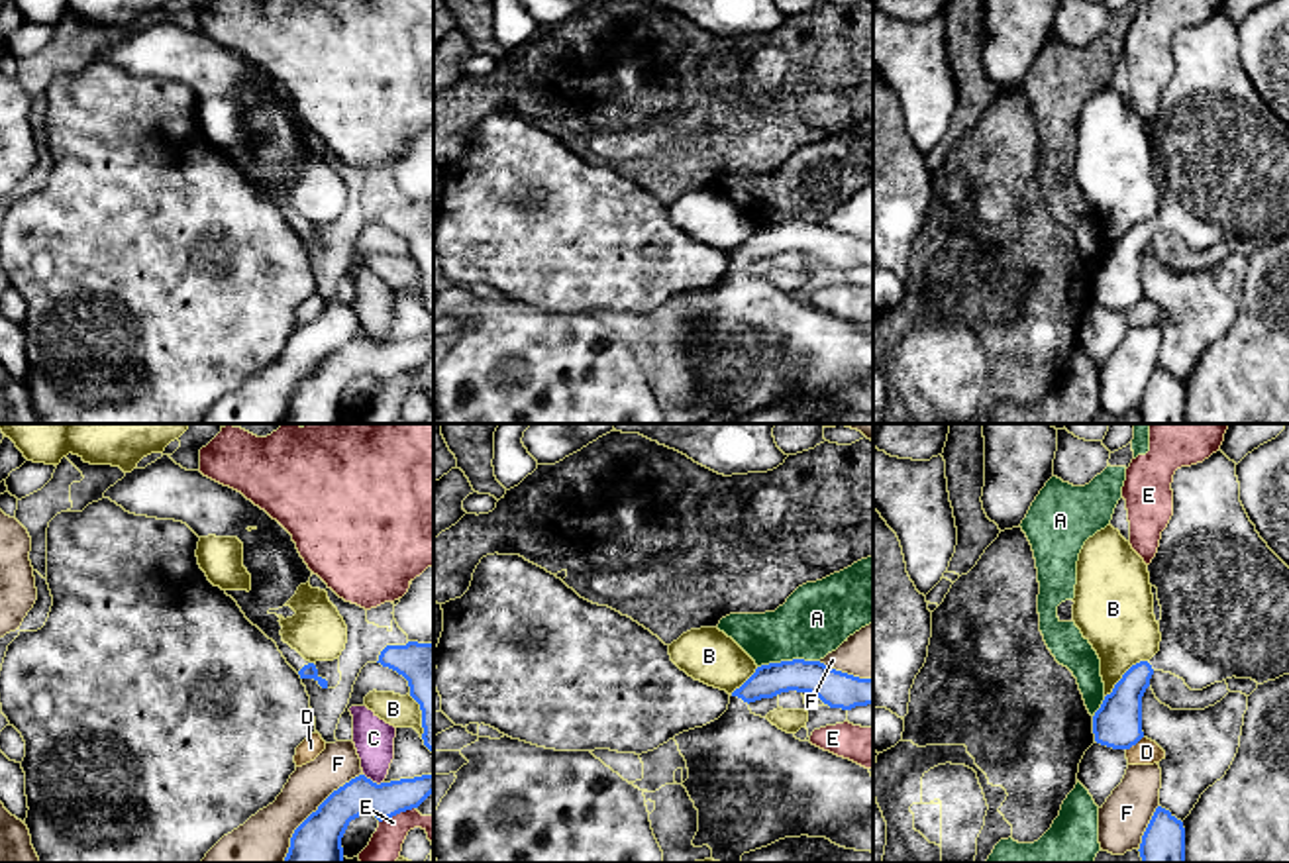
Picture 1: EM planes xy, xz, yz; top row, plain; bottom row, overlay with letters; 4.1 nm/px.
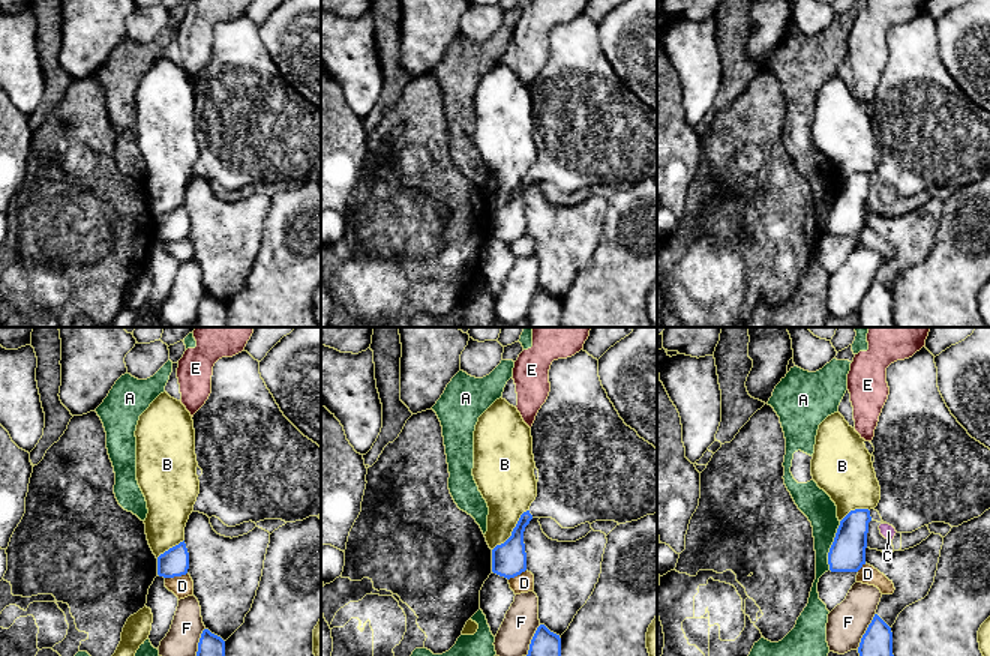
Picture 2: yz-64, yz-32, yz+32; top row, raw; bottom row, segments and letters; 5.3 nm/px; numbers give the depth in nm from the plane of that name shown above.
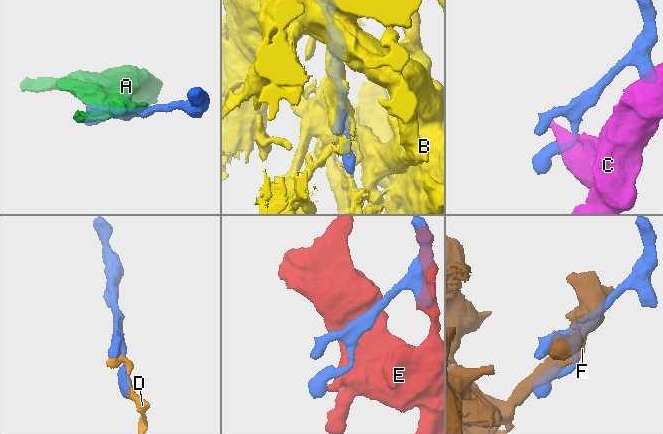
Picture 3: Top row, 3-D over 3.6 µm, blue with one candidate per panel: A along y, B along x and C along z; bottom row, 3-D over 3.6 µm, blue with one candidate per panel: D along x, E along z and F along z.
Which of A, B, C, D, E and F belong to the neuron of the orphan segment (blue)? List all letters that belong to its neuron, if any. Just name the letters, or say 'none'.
none

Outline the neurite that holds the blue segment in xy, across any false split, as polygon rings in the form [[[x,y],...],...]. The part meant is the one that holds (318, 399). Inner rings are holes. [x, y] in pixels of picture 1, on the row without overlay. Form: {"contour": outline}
{"contour": [[[359,335],[334,351],[316,373],[312,373],[292,394],[290,408],[283,424],[343,424],[341,398],[351,381],[375,377],[379,382],[400,373],[418,369],[434,353],[434,335],[400,339],[390,343],[373,343]]]}

